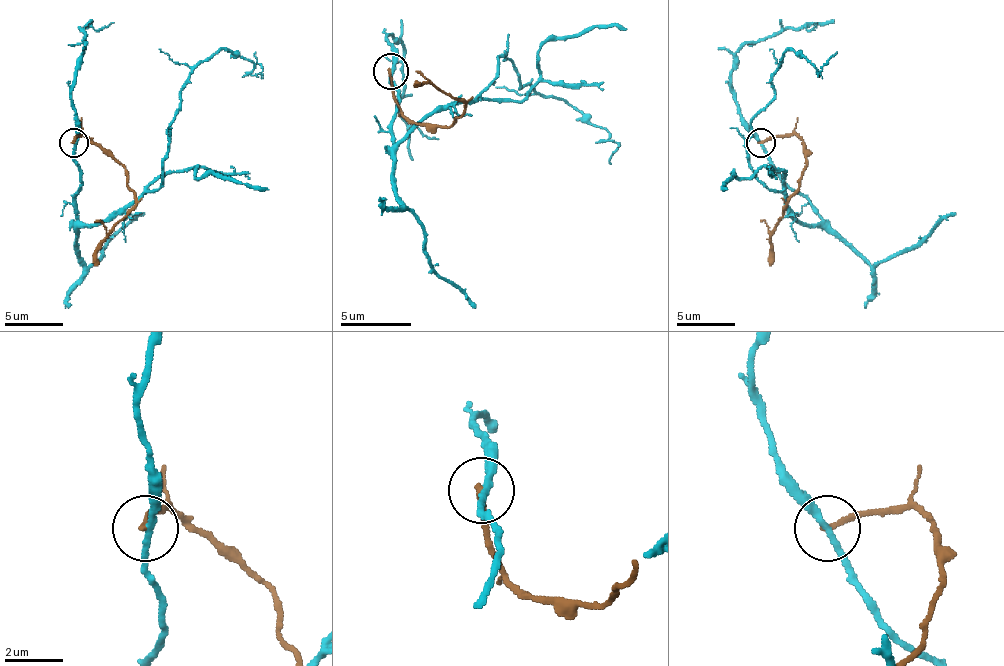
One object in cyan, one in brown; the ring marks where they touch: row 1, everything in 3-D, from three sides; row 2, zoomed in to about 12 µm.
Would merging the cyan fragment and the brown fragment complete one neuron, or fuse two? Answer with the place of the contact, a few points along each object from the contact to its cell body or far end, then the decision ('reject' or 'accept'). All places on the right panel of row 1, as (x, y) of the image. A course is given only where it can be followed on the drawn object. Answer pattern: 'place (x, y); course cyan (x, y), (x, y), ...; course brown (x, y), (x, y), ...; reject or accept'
place (760, 142); course cyan (758, 142), (817, 223), (802, 223), (770, 191), (747, 144), (790, 48), (817, 74), (837, 51); course brown (761, 142), (796, 136), (805, 147), (805, 165), (788, 206), (770, 235), (770, 264); reject

